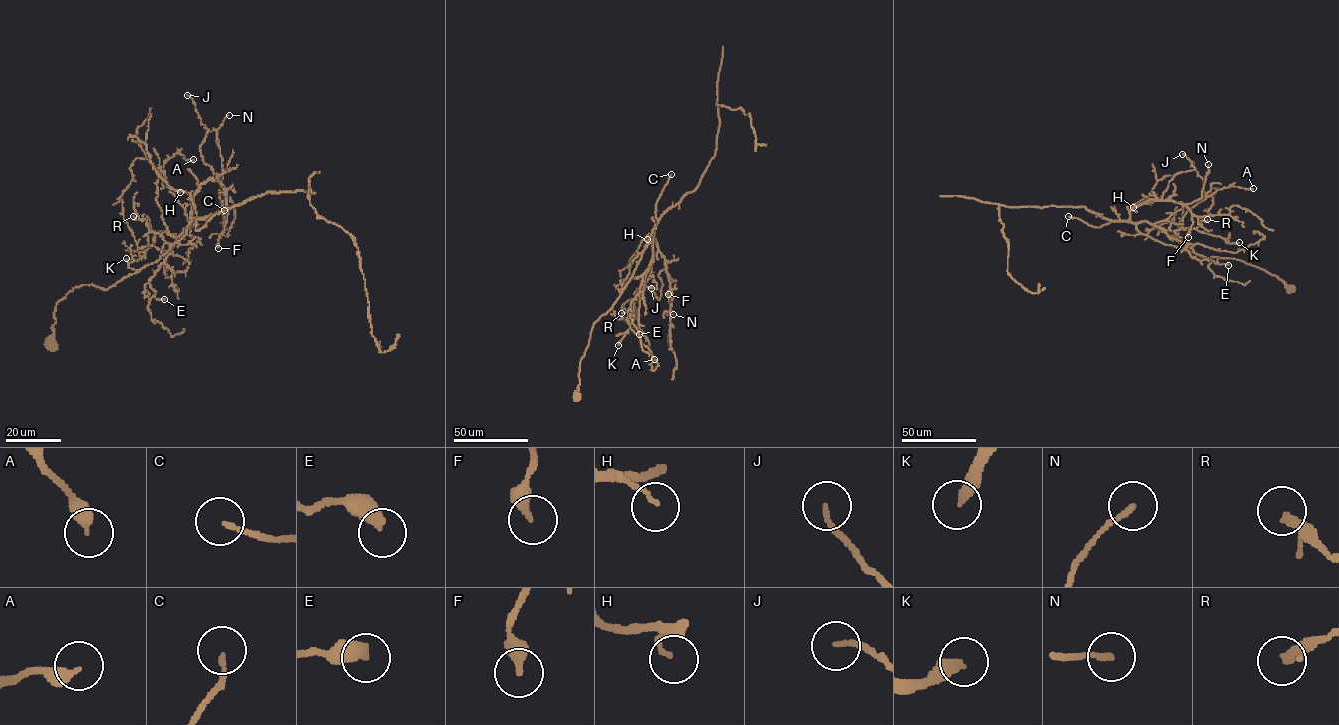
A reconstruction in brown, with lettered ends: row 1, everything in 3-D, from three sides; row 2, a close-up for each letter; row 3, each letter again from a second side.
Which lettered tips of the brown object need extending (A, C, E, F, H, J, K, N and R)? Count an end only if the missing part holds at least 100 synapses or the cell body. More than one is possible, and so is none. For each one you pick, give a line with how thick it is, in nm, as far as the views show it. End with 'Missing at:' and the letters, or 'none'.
Missing at: none

